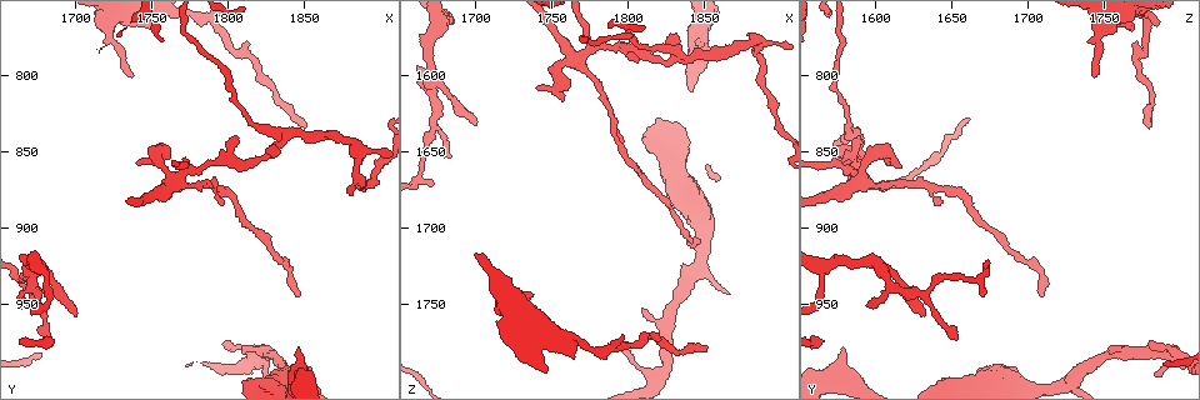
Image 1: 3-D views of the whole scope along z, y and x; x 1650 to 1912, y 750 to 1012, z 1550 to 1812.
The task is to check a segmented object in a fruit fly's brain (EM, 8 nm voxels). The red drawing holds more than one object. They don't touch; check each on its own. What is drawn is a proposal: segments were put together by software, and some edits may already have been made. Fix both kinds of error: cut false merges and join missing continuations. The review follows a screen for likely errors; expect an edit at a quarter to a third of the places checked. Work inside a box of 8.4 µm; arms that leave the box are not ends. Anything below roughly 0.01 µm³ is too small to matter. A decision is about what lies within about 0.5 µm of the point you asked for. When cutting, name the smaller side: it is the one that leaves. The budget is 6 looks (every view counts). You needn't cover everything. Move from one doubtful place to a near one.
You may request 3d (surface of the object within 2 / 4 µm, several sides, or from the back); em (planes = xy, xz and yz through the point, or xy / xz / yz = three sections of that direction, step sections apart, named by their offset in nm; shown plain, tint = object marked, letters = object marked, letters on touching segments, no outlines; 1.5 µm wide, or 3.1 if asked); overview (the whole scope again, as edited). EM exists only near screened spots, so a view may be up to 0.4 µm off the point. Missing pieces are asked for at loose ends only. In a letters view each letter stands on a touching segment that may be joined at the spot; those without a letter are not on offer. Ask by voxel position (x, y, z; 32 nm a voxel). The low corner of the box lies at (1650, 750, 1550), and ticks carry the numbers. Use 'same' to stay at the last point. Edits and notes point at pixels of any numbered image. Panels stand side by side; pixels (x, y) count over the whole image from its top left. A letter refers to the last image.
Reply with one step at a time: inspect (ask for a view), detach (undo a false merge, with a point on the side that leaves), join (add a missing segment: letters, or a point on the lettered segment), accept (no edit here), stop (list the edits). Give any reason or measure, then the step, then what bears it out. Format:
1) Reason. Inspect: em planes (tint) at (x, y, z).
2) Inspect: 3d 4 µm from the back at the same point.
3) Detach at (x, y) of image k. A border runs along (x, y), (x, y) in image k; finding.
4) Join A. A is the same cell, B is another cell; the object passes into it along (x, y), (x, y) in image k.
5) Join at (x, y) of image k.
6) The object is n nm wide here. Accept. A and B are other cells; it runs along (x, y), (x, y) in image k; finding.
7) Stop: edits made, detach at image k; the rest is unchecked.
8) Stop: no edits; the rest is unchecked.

Tapers out. Inspect: 3d 4 µm at (1738, 800, 1746).

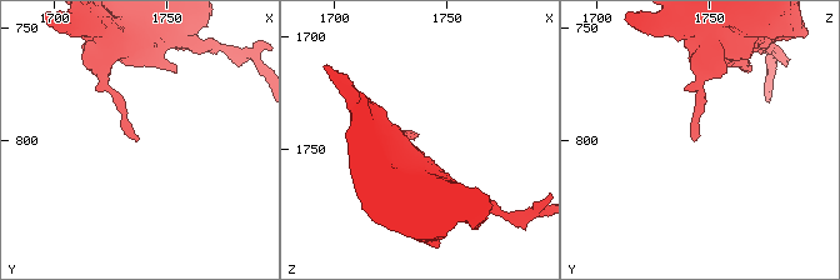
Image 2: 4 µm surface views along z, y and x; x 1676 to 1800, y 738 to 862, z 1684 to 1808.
Need the tissue. Inspect: em yz step 4 (letters) at (1737, 800, 1745).

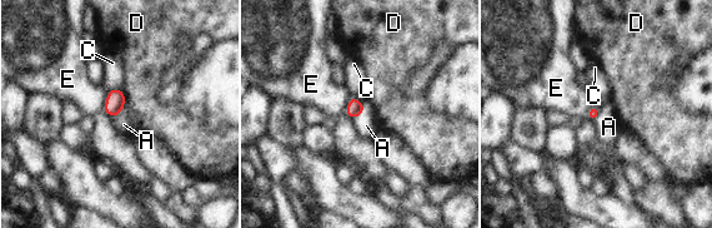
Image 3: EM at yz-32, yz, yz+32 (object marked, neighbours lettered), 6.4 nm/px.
Inspect: em planes (letters) at the same point.

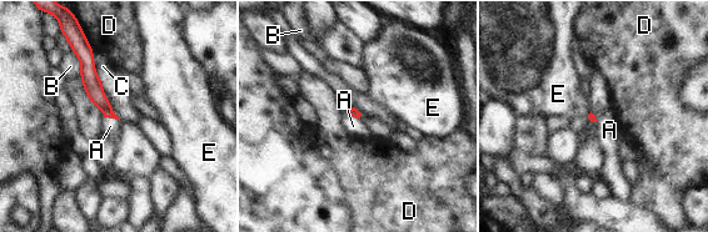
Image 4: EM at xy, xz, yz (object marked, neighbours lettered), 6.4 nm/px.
Accept. A, B, C, D and E are other cells; a border runs along (104, 116), (119, 121) in image 4; none of them fits.

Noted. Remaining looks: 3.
Stops while still wide. Inspect: em planes (letters) at (1846, 980, 1580).

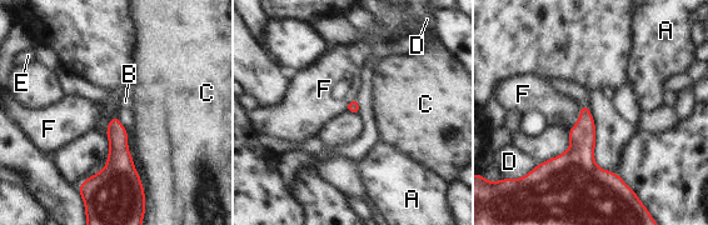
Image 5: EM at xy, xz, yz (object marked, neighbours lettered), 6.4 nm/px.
Accept. A, B, C, D, E and F are other cells; a border runs along (579, 106), (578, 120), (568, 129) in image 5; no lettered segment goes on from it.

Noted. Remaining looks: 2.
Abrupt turn. Inspect: 3d 2 µm at (1884, 846, 1576).

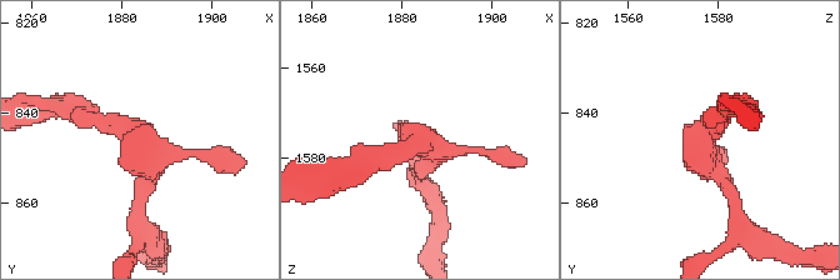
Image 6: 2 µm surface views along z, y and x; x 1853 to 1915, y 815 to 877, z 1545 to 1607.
Shape alone is not enough. Inspect: em planes (letters) at (1884, 847, 1576).

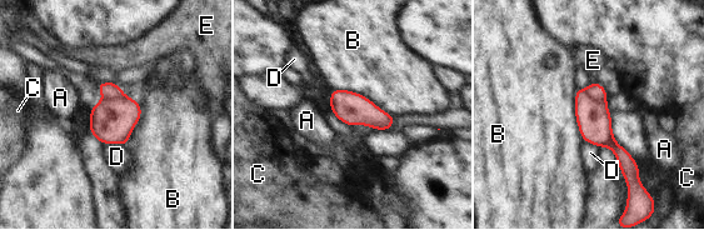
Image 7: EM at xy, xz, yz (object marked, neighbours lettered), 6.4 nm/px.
Detach at (595, 90) of image 7. A, B, C, D and E are other cells; a border runs along (585, 89), (594, 99), (605, 100) in image 7; two neurons meet here.

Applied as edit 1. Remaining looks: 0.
Stop: edits made, detach at image 7; the rest is unchecked.

